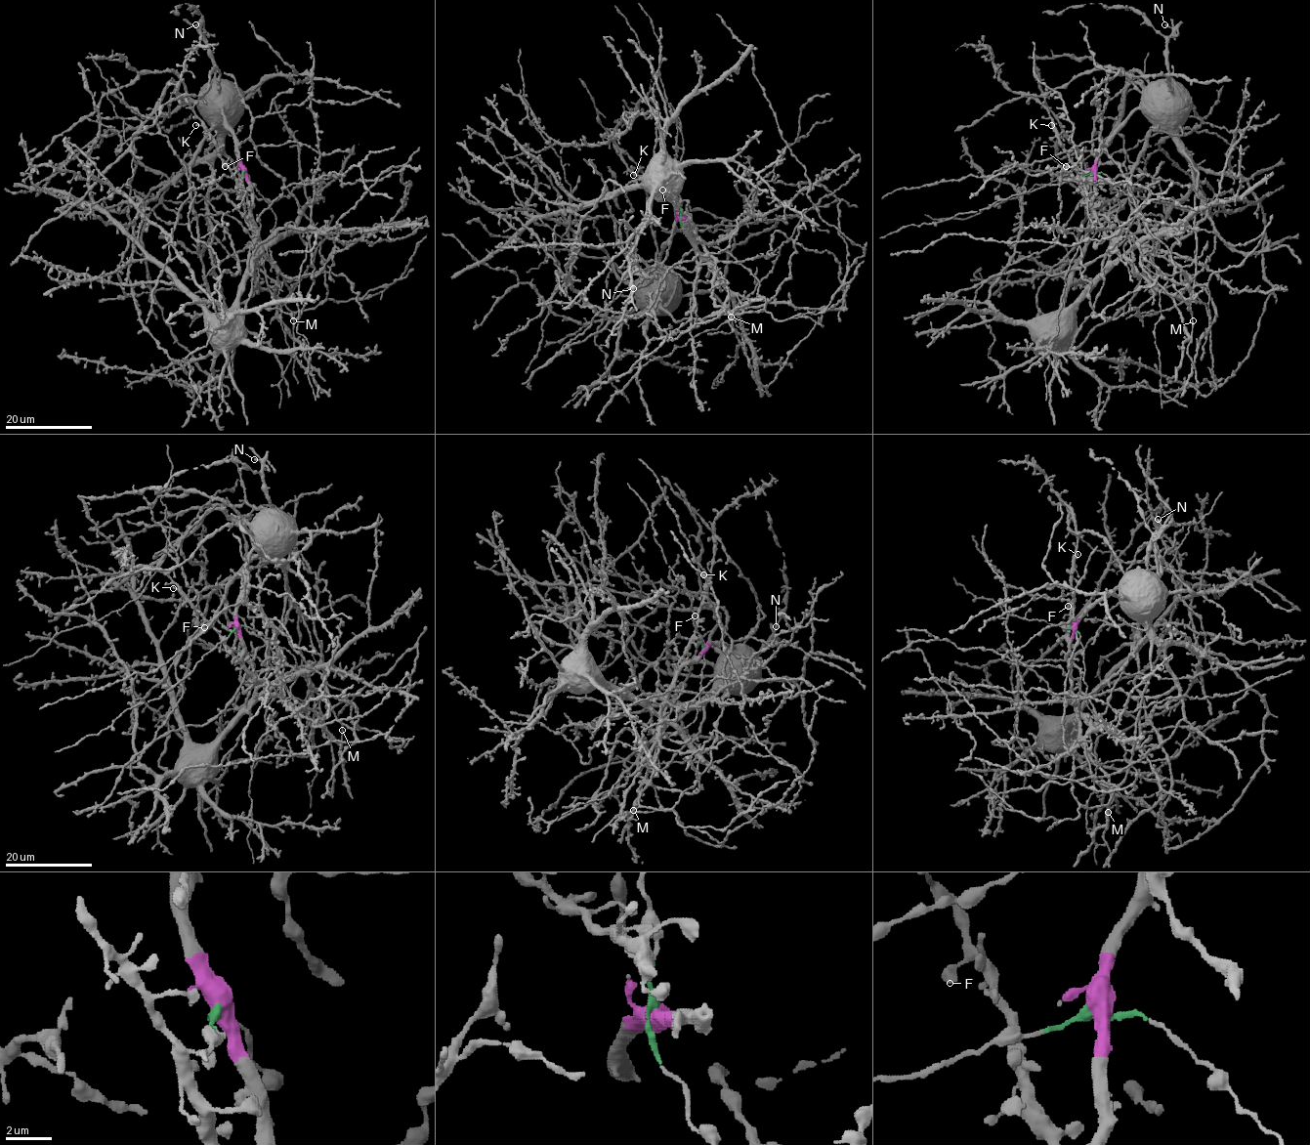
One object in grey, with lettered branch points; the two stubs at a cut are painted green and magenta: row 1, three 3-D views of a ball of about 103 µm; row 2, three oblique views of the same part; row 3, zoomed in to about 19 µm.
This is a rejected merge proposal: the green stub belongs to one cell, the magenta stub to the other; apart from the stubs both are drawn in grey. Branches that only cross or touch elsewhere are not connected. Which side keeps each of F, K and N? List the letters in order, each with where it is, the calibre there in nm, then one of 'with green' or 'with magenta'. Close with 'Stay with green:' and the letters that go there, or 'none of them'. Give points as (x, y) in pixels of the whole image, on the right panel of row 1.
F: at (1066, 166); 440 nm thick; with green
K: at (1051, 125); 240 nm thick; with green
N: at (1164, 24); 320 nm thick; with magenta
Stay with green: F, K

